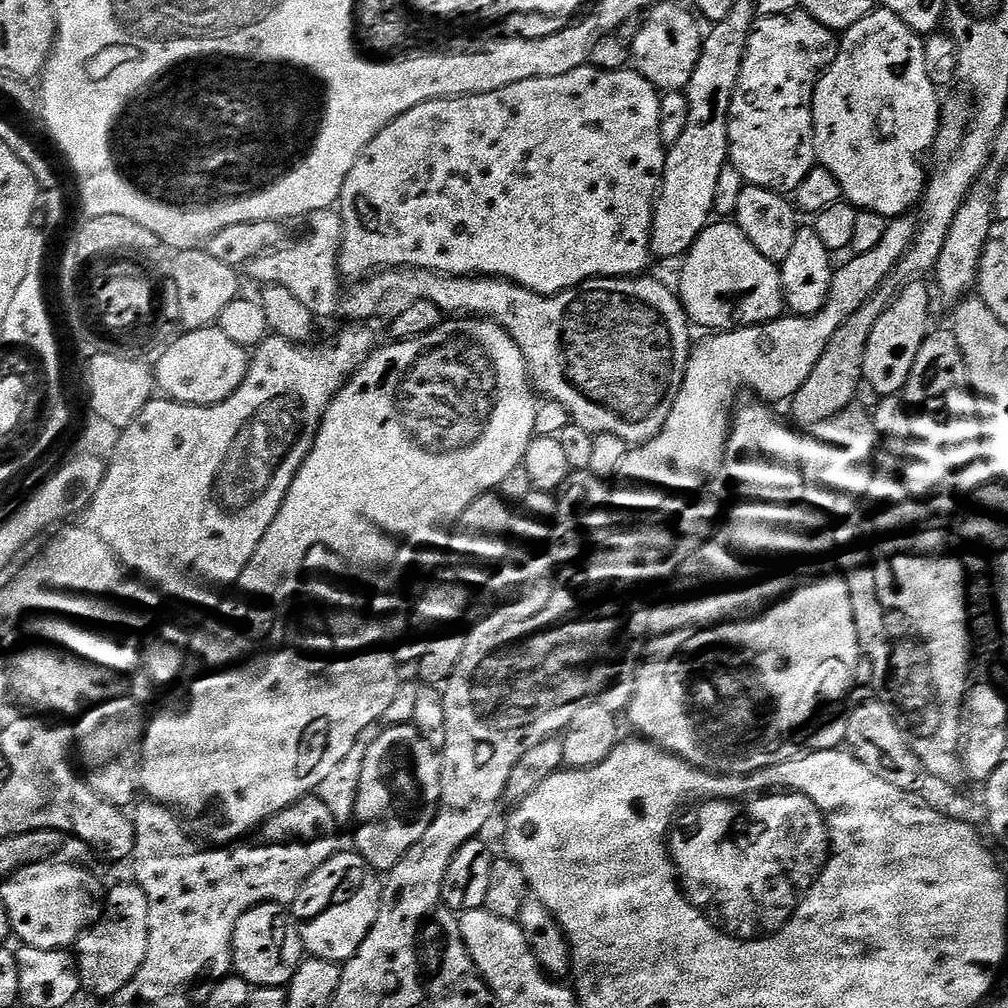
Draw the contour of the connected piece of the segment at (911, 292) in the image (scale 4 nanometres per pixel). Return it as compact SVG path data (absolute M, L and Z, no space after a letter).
M919 278L900 289L898 295L892 299L892 304L886 306L882 318L878 318L878 322L874 322L874 330L870 330L870 342L866 342L866 354L862 358L863 383L867 387L869 384L876 391L877 397L899 396L903 393L905 386L908 385L910 370L914 370L914 361L918 358L918 350L922 350L922 342L926 342L930 329L933 327L933 325L931 326L932 296L928 293L928 288L924 283L925 281Z

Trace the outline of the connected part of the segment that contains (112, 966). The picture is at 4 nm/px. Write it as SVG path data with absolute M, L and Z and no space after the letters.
M120 884L106 896L106 911L94 928L89 928L74 945L80 966L80 978L85 989L96 996L117 996L148 961L152 942L152 904L139 884Z

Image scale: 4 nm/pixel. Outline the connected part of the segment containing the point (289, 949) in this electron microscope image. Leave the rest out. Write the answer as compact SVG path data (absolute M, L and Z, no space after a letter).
M260 904L241 918L236 928L234 968L249 984L284 988L297 979L297 972L306 959L304 933L288 911L282 904Z

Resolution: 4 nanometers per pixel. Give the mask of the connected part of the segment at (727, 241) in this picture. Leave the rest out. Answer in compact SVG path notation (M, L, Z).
M712 222L705 228L683 257L680 268L680 305L689 321L704 330L732 332L736 328L748 328L751 324L764 324L767 320L778 320L785 315L784 287L780 281L780 269L770 258L758 254L734 222Z

